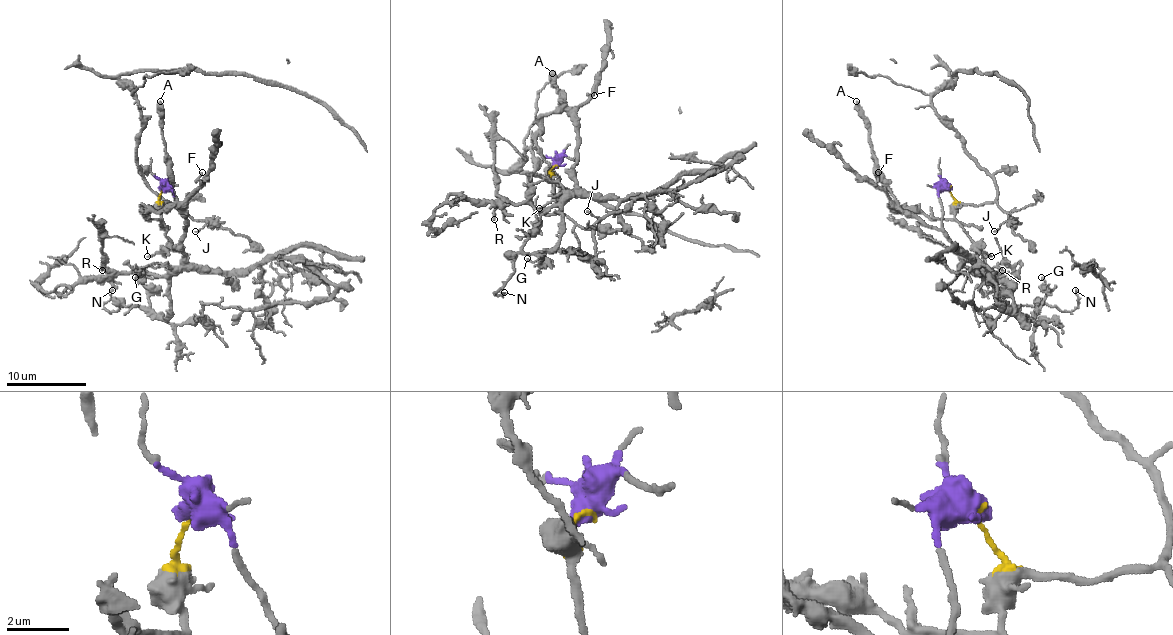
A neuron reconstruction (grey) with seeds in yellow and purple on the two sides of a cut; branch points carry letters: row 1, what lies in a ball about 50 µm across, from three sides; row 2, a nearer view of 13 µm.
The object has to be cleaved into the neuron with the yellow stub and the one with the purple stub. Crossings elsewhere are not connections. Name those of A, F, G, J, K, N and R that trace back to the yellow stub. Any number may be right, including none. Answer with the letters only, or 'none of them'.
J, K

